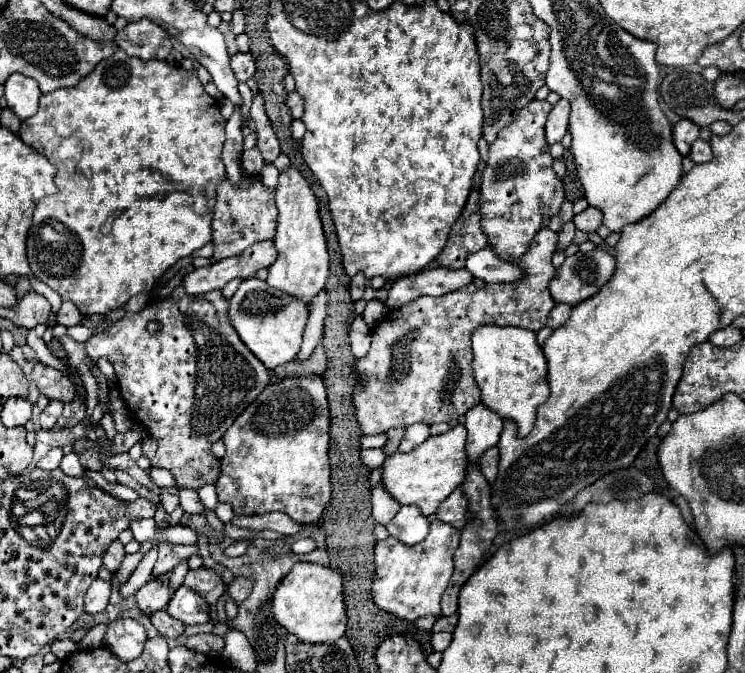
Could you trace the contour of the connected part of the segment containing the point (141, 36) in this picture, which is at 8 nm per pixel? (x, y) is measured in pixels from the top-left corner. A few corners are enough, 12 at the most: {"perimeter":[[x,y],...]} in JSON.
{"perimeter":[[147,18],[117,32],[115,44],[141,60],[165,60],[169,34]]}

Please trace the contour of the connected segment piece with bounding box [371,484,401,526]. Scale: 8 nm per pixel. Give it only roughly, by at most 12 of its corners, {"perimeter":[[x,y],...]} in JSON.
{"perimeter":[[373,490],[371,506],[377,524],[387,524],[399,512],[399,504],[383,492]]}

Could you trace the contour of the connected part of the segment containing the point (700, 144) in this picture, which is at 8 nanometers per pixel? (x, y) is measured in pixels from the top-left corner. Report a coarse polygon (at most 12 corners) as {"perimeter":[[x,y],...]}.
{"perimeter":[[695,140],[689,152],[695,164],[713,158],[709,142]]}

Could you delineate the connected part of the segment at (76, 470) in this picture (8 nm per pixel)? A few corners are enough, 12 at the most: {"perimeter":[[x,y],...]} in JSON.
{"perimeter":[[65,454],[59,466],[67,476],[83,476],[79,458]]}

